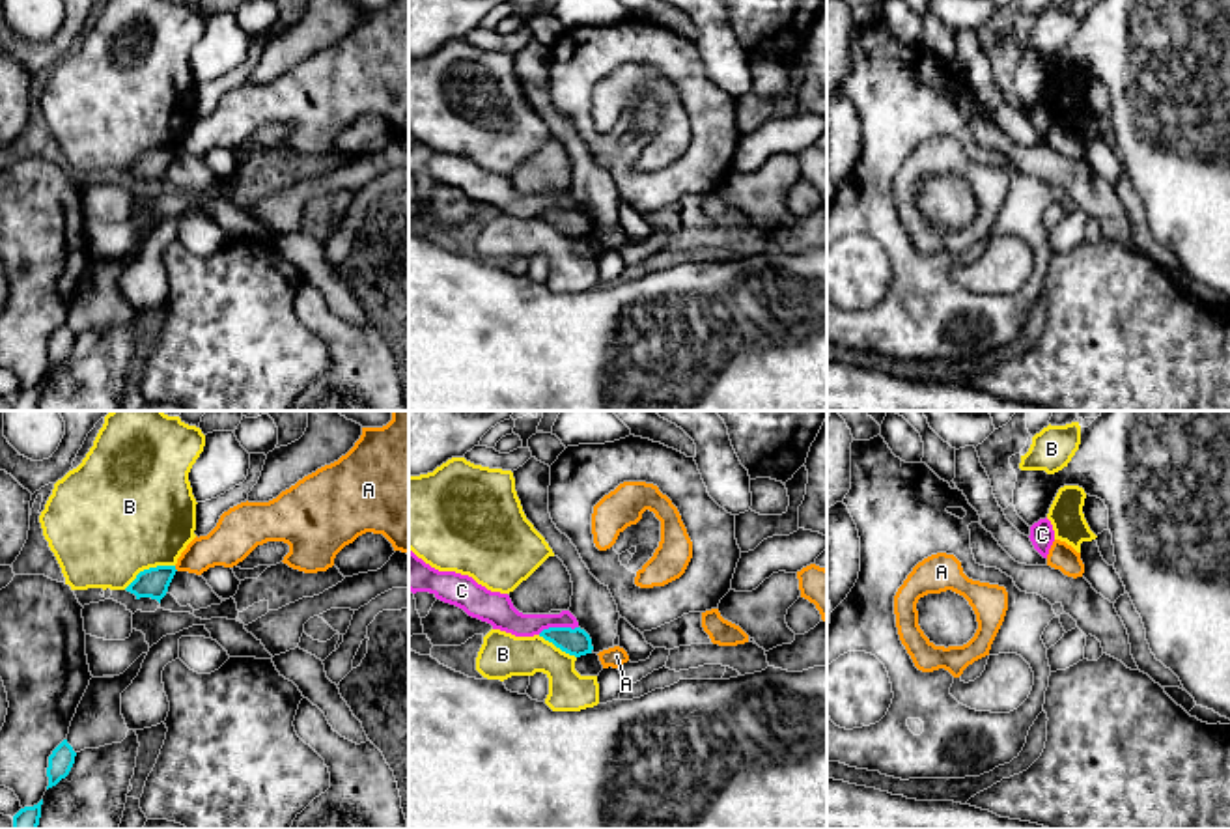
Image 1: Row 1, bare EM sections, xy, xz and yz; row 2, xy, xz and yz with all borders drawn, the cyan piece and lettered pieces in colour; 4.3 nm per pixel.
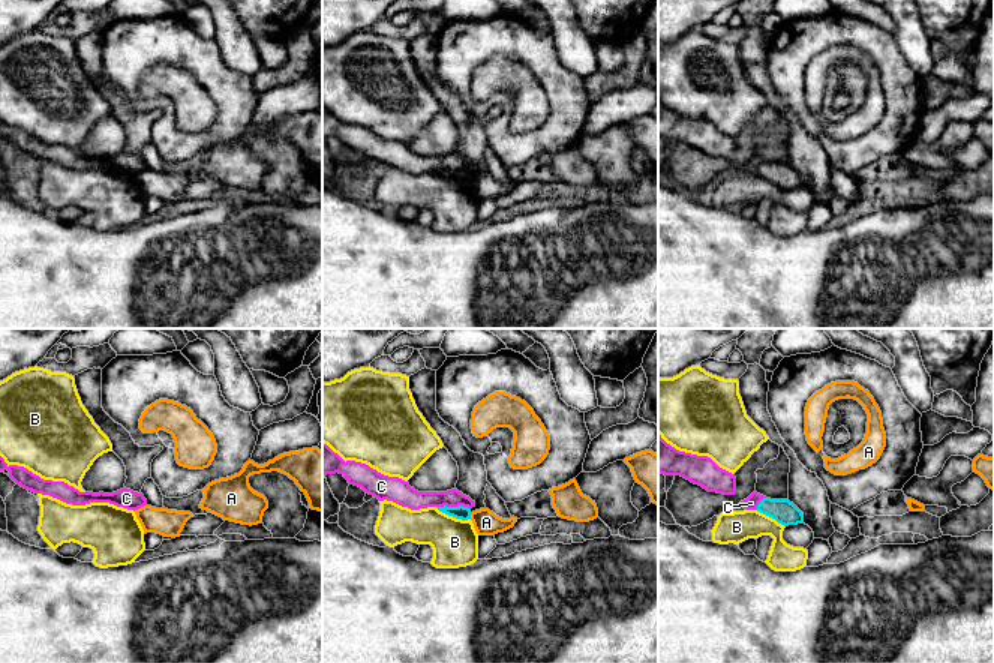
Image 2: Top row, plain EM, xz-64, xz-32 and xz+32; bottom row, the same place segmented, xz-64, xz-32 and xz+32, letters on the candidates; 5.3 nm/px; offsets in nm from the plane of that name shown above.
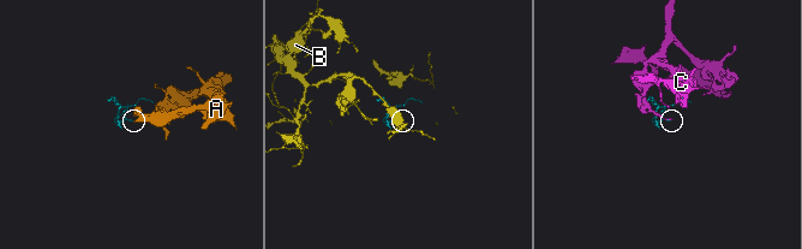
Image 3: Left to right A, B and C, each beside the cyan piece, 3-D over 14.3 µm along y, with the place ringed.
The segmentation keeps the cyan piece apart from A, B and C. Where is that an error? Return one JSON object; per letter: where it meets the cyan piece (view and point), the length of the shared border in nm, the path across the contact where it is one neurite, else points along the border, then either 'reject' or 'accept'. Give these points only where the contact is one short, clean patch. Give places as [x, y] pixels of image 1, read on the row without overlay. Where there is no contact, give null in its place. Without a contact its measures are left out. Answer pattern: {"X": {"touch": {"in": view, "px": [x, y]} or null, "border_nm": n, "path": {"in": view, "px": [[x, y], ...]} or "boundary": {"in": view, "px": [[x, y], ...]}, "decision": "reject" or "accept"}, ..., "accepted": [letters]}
{"A": {"touch": {"in": "xy", "px": [174, 150]}, "border_nm": 30, "boundary": {"in": "xy", "px": [[174, 148], [178, 152]]}, "decision": "reject"}, "B": {"touch": {"in": "xy", "px": [150, 150]}, "border_nm": 240, "boundary": {"in": "xy", "px": [[174, 146], [144, 150], [124, 170]]}, "decision": "reject"}, "C": {"touch": {"in": "xz", "px": [557, 210]}, "border_nm": 180, "decision": "reject"}, "accepted": []}

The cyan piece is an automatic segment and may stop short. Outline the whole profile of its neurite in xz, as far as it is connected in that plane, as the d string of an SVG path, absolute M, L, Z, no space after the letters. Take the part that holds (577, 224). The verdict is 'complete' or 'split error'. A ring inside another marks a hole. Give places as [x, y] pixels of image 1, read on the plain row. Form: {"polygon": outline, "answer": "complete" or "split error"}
{"polygon": "M549 209L543 211L539 218L575 239L592 235L594 232L590 217L580 209Z", "answer": "complete"}

